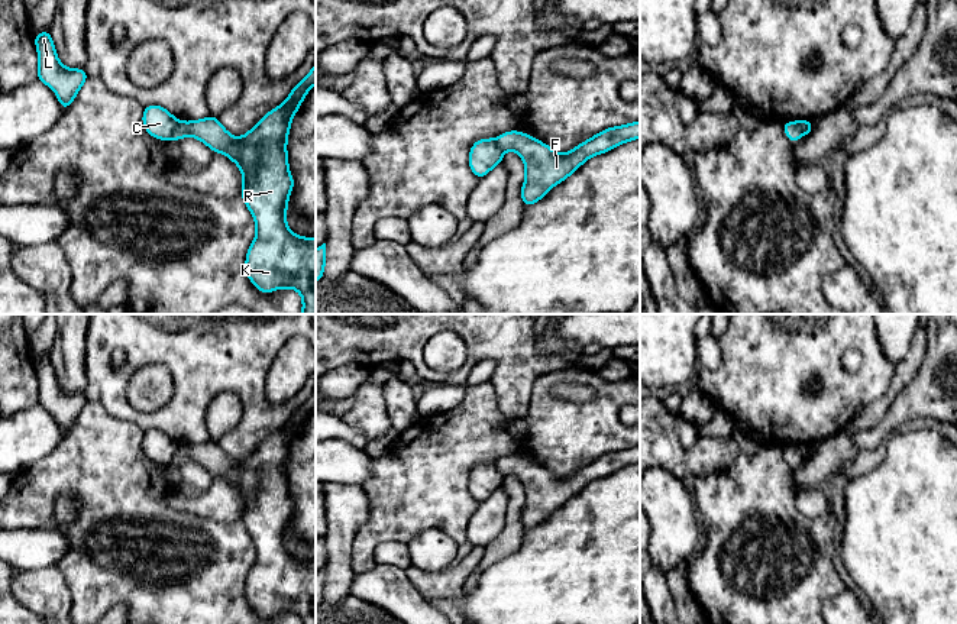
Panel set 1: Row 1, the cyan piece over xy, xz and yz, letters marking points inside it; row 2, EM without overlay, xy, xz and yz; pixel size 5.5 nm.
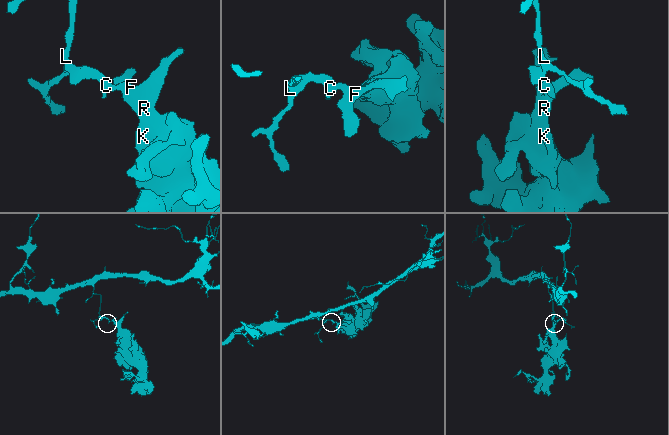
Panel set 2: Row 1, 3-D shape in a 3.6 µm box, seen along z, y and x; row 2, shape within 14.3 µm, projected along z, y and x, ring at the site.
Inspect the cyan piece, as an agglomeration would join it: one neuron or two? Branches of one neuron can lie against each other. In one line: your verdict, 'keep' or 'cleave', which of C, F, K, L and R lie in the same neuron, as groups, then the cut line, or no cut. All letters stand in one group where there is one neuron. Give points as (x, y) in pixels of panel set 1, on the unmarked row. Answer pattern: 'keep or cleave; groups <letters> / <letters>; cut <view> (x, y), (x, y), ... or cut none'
cleave; groups C L / F K R; cut xy (181, 446), (173, 462)

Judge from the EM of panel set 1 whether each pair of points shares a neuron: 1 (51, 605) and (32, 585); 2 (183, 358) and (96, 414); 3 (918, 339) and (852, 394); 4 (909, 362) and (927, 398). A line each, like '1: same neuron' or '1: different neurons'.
1: same neuron
2: different neurons
3: different neurons
4: different neurons

